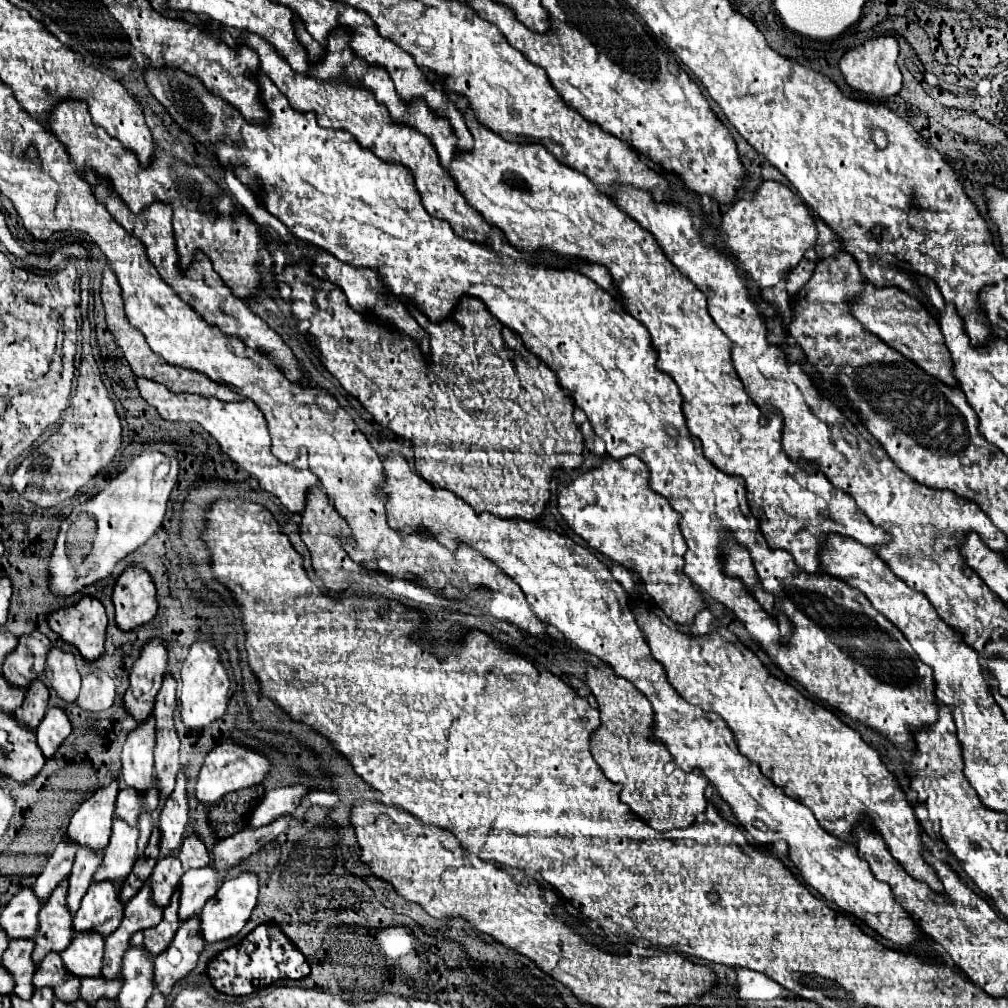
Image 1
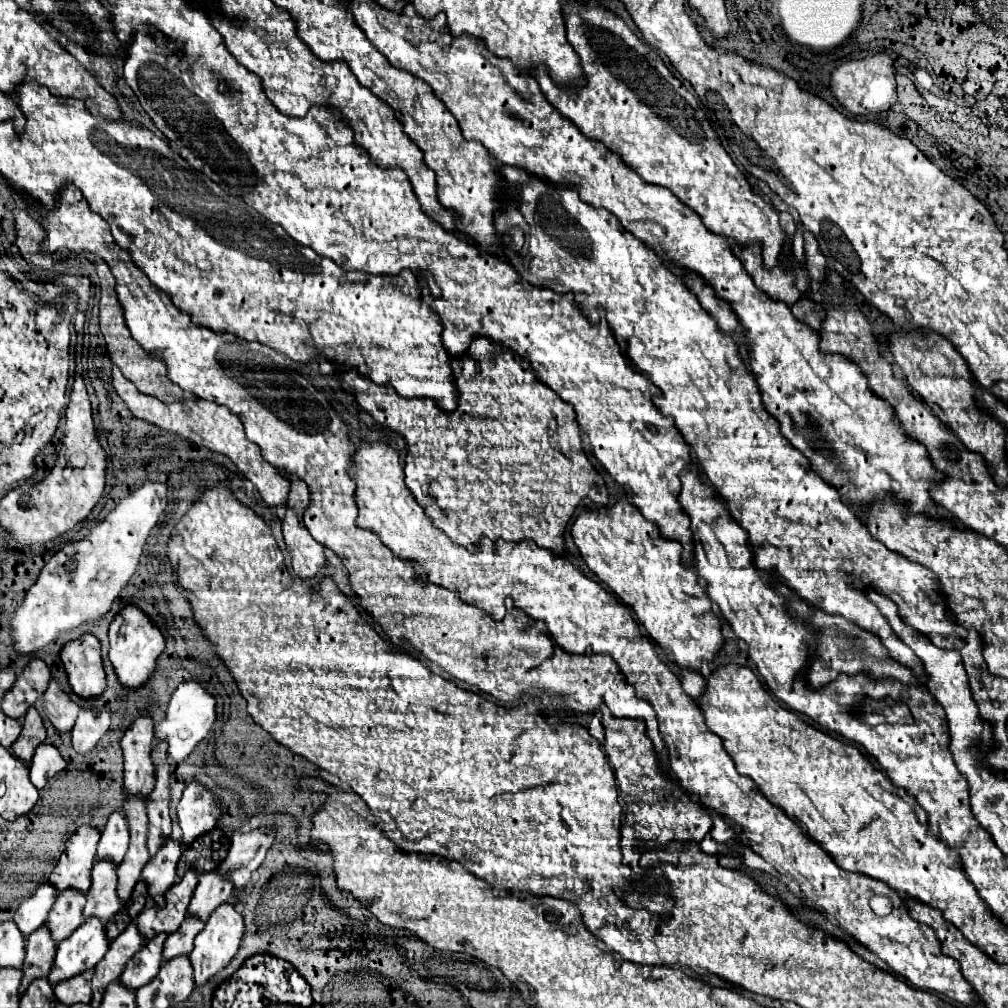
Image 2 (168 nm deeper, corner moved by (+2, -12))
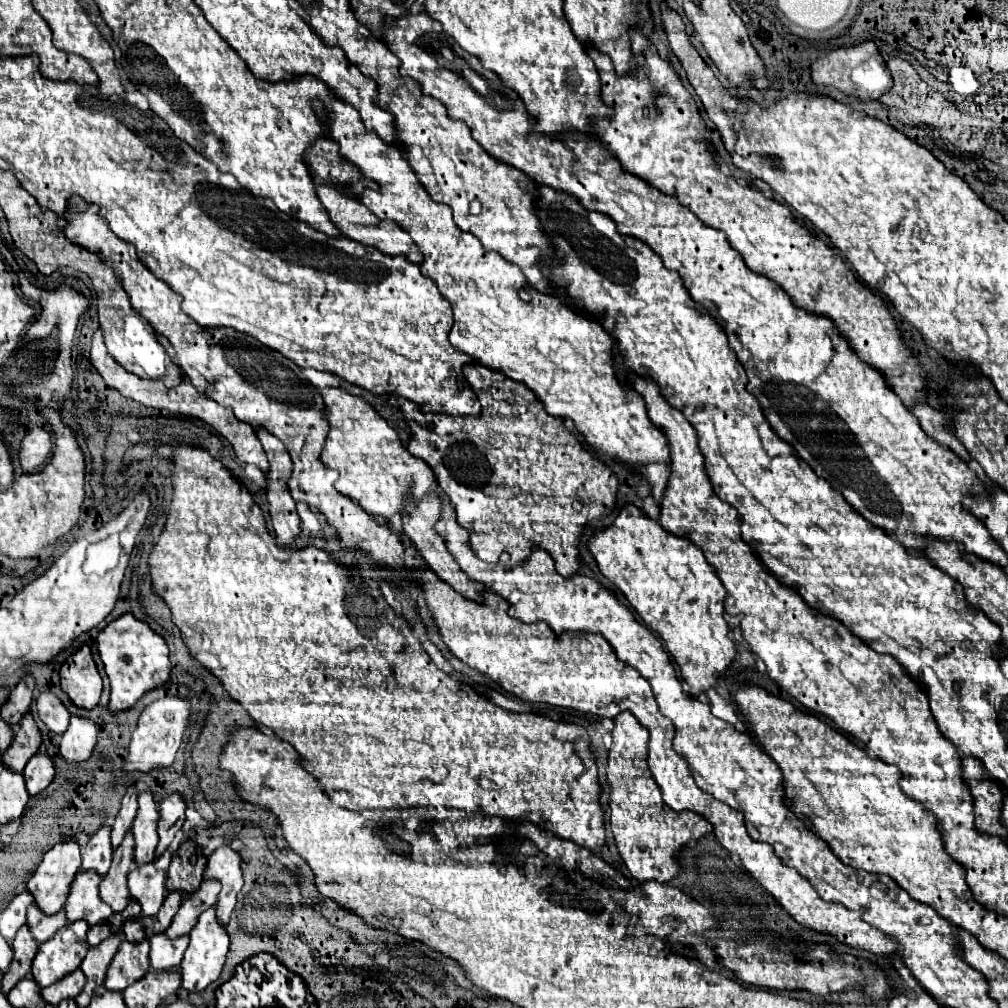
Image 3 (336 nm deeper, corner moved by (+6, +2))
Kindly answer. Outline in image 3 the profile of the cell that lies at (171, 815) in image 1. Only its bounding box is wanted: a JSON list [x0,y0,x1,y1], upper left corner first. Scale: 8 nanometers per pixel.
[128,862,166,916]

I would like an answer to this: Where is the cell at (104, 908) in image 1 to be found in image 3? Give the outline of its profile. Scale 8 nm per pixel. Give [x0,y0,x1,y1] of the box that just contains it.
[32,920,88,988]

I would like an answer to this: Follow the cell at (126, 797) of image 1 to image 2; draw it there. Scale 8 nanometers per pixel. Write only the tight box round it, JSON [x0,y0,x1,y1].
[98,812,128,862]

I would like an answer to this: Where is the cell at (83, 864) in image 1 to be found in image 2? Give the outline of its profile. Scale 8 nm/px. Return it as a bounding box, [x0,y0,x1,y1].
[46,888,84,942]

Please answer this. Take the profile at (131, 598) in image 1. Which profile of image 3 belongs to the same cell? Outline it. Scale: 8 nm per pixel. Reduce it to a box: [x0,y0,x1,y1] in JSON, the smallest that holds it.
[98,614,170,712]

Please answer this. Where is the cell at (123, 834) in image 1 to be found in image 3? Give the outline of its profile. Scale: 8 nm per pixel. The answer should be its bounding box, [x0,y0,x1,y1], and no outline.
[64,872,112,926]

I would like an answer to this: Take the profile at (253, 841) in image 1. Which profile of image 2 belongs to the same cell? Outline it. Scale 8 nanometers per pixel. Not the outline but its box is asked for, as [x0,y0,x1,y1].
[188,870,234,920]

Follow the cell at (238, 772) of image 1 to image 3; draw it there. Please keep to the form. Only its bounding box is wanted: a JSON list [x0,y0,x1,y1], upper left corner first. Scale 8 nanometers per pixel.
[156,794,186,856]

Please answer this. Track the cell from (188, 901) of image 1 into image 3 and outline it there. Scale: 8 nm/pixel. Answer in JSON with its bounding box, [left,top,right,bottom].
[150,934,188,970]

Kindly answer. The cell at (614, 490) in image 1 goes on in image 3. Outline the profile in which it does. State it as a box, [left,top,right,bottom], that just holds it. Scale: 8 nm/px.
[588,506,736,698]

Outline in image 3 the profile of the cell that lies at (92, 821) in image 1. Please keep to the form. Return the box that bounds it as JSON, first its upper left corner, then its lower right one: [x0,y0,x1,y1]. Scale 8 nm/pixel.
[26,840,80,914]

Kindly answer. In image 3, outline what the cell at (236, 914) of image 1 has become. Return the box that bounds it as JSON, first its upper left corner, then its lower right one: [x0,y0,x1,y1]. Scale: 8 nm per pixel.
[180,908,230,992]

